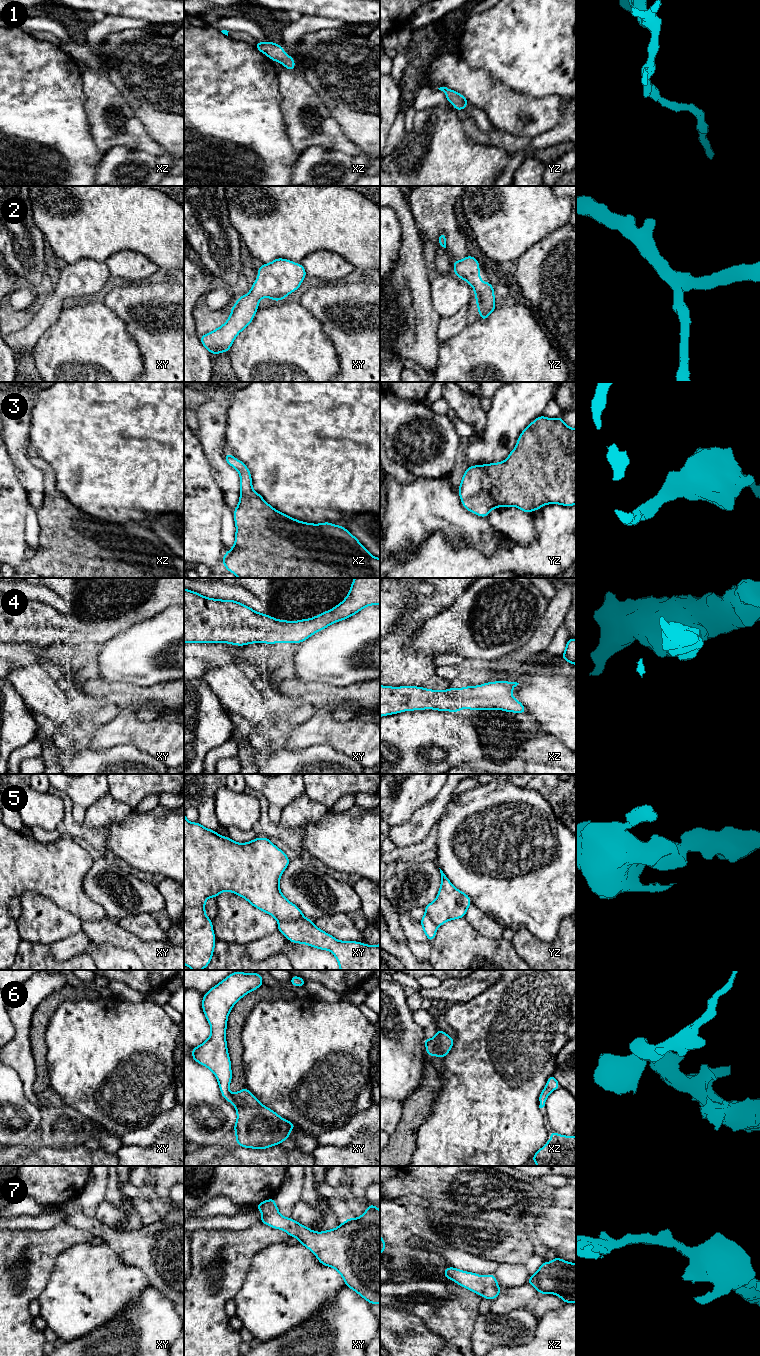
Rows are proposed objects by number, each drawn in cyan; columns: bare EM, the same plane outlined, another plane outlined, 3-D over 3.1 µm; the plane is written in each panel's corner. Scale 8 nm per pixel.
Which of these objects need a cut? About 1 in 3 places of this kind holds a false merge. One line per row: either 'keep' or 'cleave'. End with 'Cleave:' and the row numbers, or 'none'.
1: keep
2: keep
3: keep
4: keep
5: cleave
6: cleave
7: keep
Cleave: 5, 6

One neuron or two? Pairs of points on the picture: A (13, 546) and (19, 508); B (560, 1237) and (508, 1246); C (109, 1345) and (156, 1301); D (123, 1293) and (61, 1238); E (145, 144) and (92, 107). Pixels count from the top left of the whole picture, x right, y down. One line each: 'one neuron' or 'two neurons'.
A: one neuron
B: two neurons
C: one neuron
D: two neurons
E: one neuron

